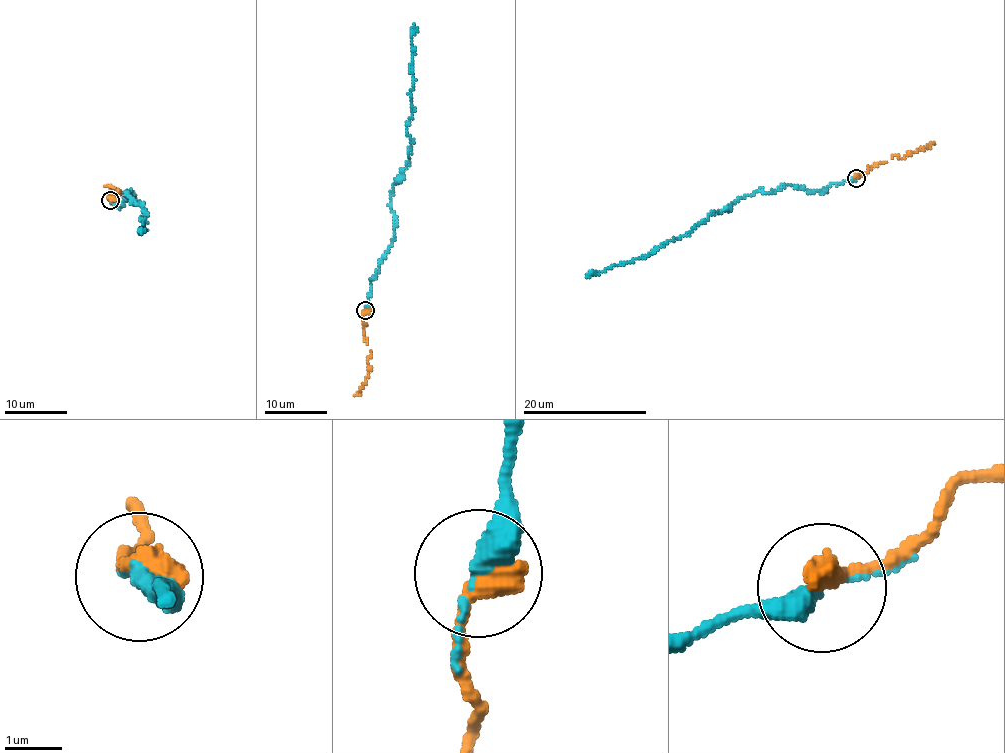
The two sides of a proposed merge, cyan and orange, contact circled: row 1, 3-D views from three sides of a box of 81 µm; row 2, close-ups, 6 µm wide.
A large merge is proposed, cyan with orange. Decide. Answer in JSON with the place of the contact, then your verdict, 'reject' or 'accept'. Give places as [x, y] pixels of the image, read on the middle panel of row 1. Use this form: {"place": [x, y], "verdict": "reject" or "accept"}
{"place": [365, 310], "verdict": "accept"}

